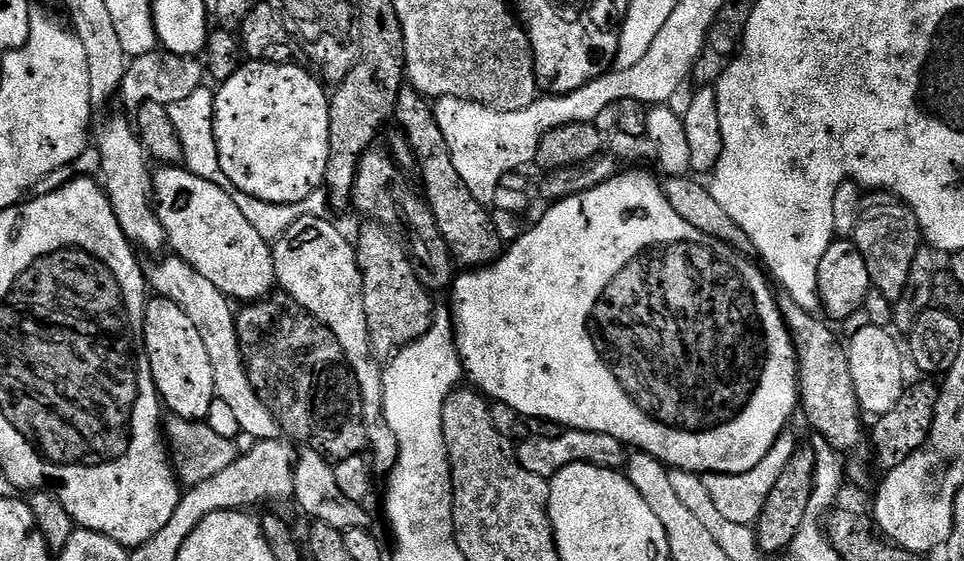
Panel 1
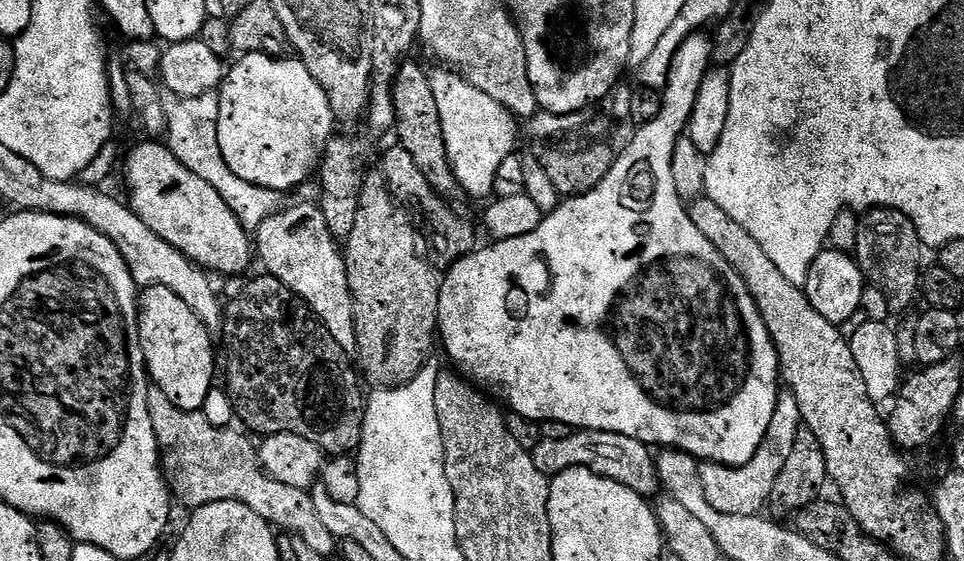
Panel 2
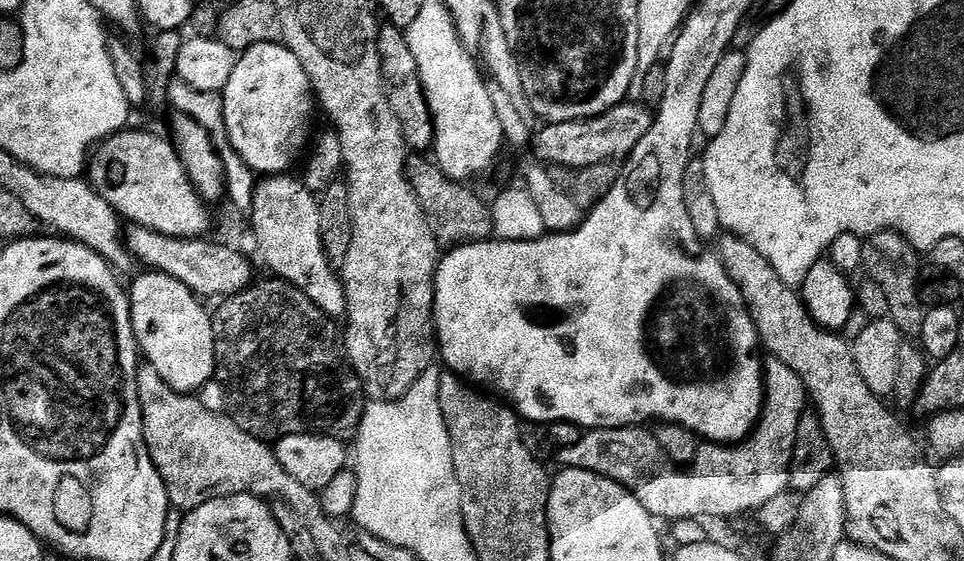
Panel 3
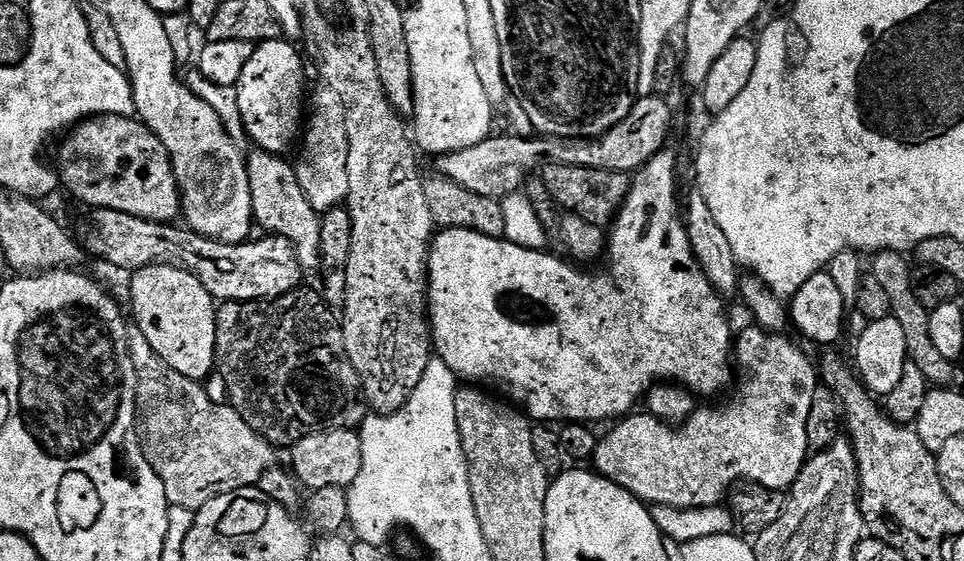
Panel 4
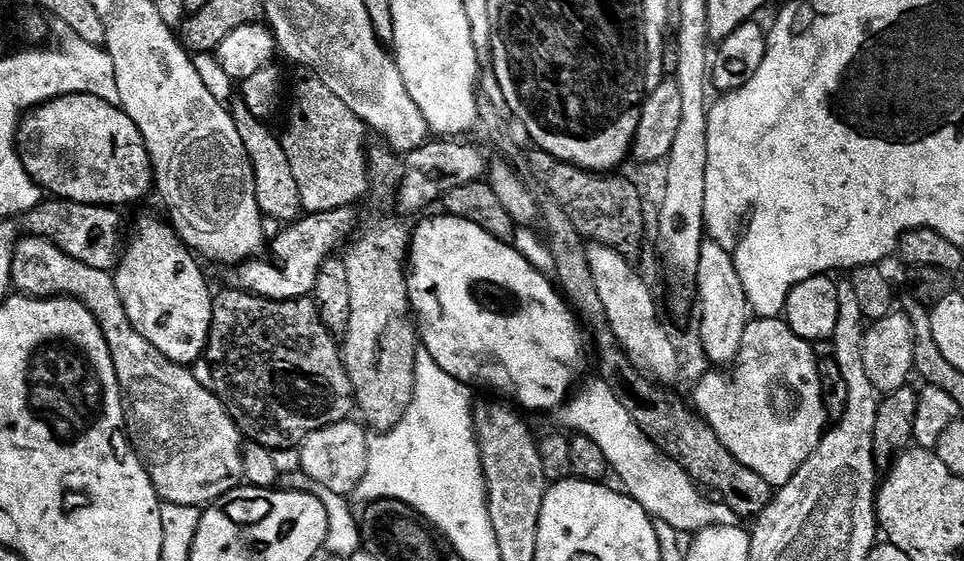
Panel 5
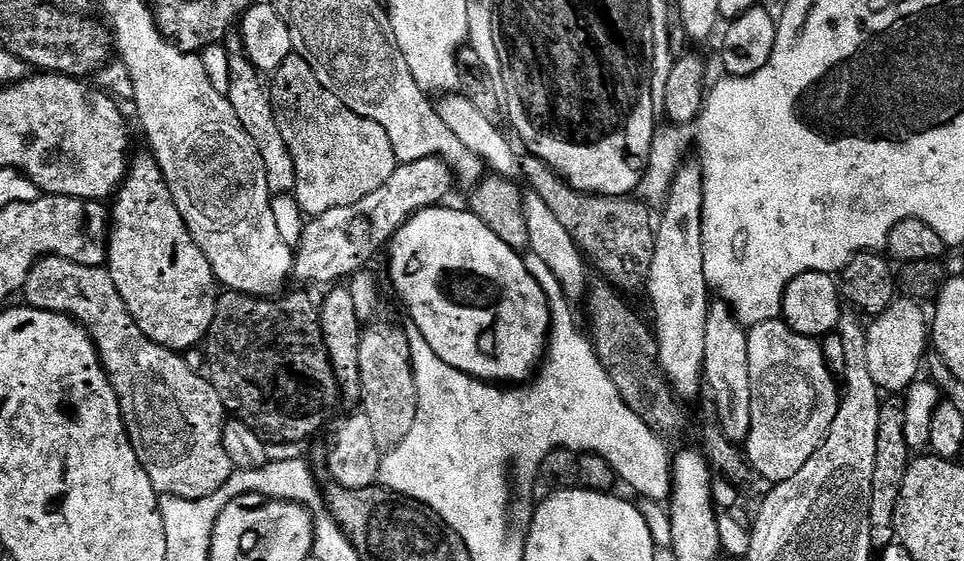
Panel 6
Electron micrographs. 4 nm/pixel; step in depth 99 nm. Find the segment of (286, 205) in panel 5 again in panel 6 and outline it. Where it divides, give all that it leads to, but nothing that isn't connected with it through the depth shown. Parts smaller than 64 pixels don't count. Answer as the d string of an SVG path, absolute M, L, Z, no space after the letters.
M229 35L226 47L230 58L230 86L226 95L230 106L234 106L234 114L242 126L242 130L246 130L246 134L250 134L254 146L258 146L258 154L262 154L262 166L266 166L266 186L270 186L273 196L295 193L294 162L275 121L275 110L272 108L272 100L269 96L269 85L261 72L248 60L247 54L244 53L244 41L240 39L239 35Z

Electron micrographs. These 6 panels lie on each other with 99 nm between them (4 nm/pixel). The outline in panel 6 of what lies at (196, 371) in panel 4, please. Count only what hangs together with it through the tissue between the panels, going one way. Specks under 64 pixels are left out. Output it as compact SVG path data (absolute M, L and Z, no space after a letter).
M151 151L131 157L128 174L111 201L106 267L146 338L183 354L207 337L216 317L218 281L206 254L186 230Z

